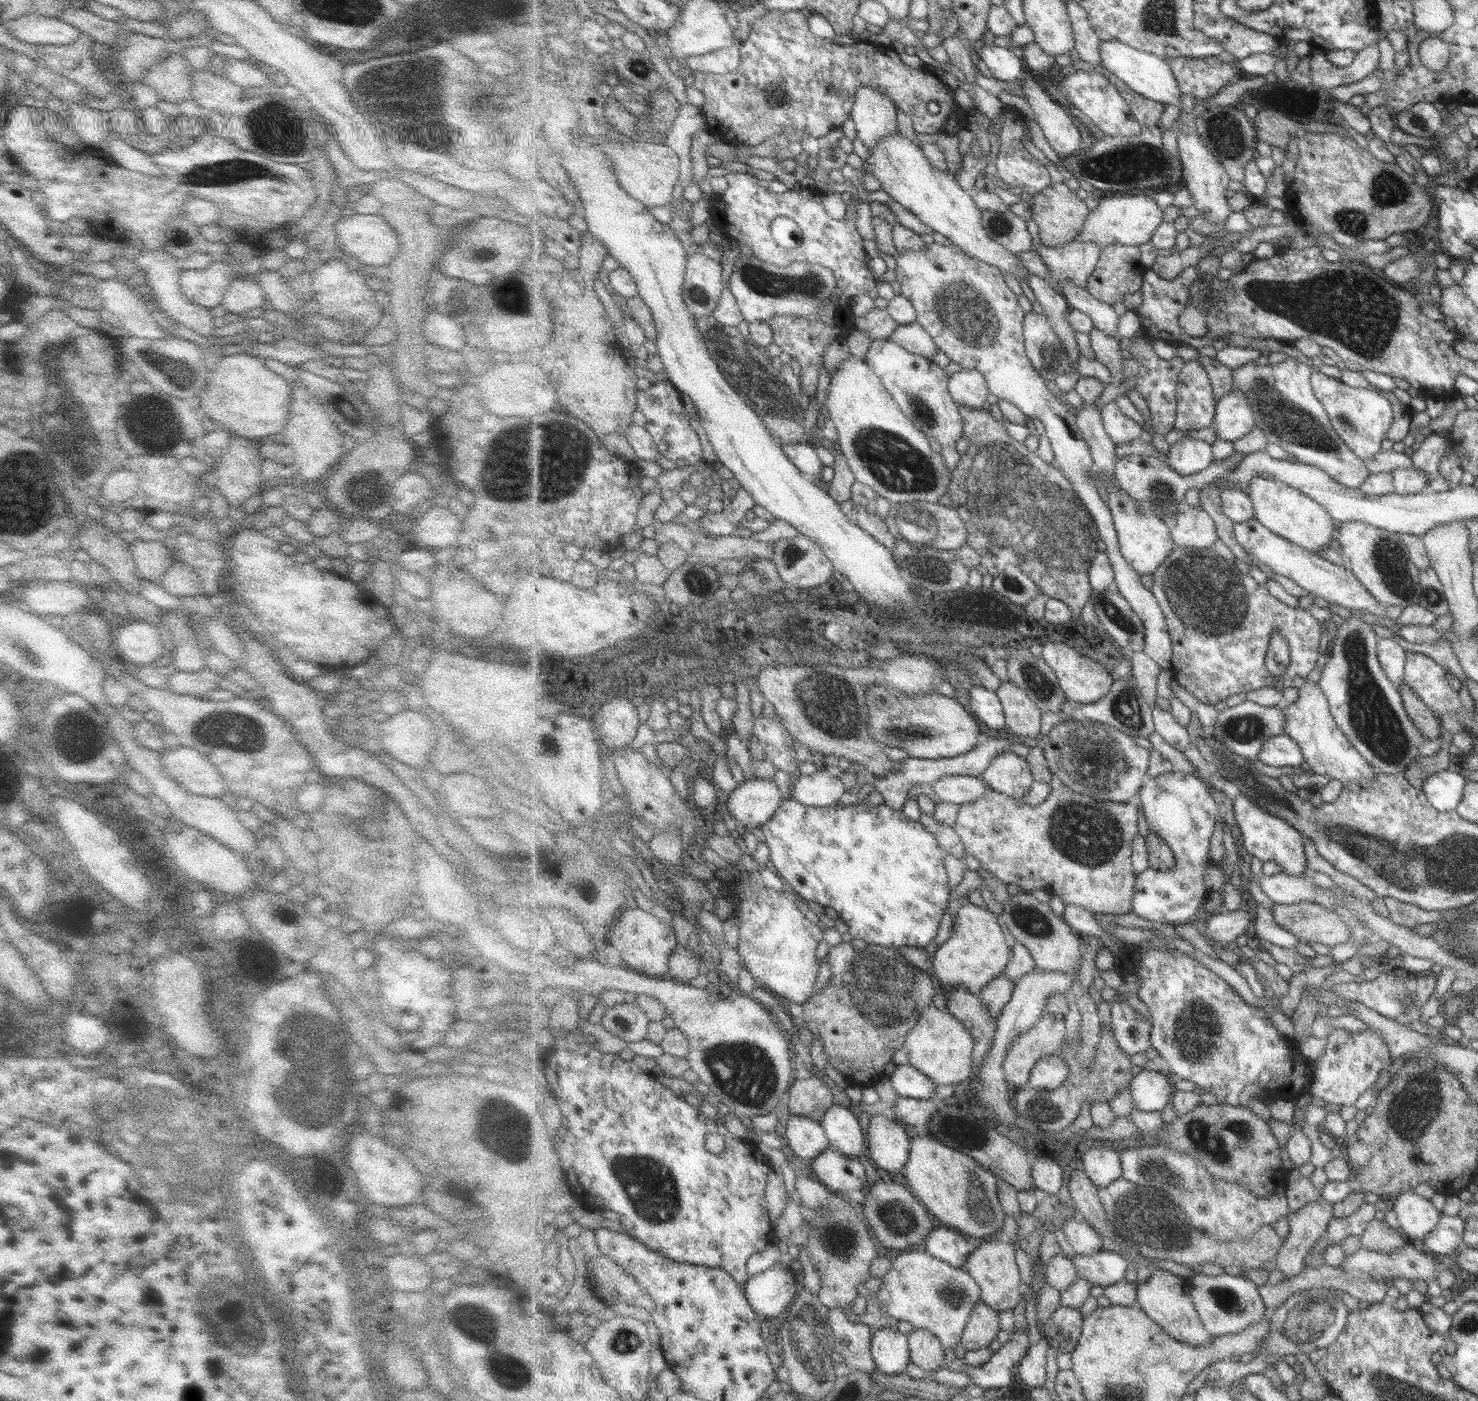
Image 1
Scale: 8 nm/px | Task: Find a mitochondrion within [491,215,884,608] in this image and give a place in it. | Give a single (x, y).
(542, 465)

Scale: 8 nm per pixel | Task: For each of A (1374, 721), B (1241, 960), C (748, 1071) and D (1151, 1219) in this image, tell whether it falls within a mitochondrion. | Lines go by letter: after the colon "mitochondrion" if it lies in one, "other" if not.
A: mitochondrion
B: other
C: mitochondrion
D: mitochondrion

